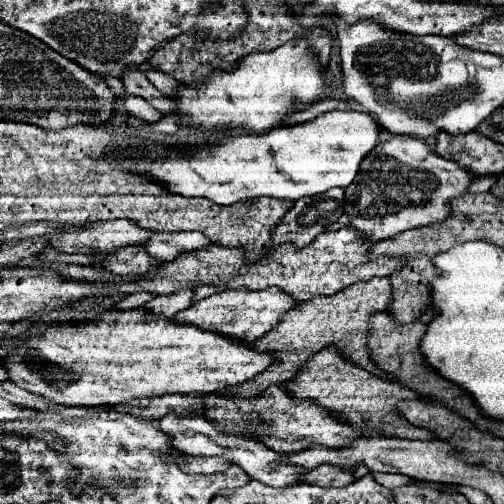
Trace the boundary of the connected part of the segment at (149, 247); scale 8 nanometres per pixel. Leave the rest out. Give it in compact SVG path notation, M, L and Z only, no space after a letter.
M190 231L190 233L154 233L140 247L150 255L158 257L160 261L164 261L174 259L178 253L202 249L206 245L210 245L210 241L202 233Z

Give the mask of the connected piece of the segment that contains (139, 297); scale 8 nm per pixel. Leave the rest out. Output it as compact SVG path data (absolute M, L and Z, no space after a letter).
M146 292L132 294L121 300L117 304L113 305L112 307L110 307L110 309L127 310L137 308L144 305L144 303L151 301L152 299L154 299L154 297L155 295L152 295L152 293L146 293Z

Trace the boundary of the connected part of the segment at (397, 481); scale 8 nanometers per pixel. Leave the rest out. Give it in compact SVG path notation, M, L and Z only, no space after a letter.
M374 473L372 475L380 485L386 487L400 487L400 485L410 485L410 479L404 475L384 475L384 473Z

